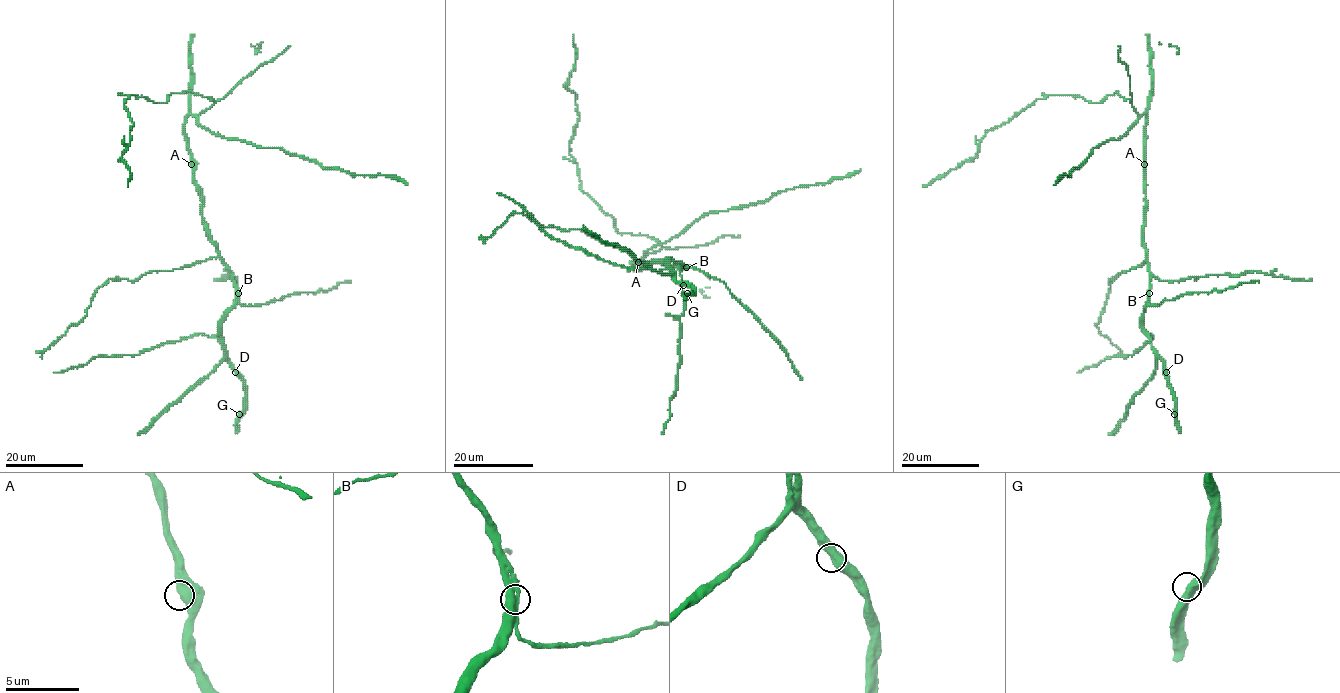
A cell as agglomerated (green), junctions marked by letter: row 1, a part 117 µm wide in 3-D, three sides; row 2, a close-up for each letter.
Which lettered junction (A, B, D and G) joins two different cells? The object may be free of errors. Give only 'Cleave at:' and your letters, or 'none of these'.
Cleave at: none of these

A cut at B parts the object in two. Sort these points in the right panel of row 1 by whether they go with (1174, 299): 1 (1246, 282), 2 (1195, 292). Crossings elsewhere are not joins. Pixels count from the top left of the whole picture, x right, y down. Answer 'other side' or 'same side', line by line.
1: same side
2: same side

